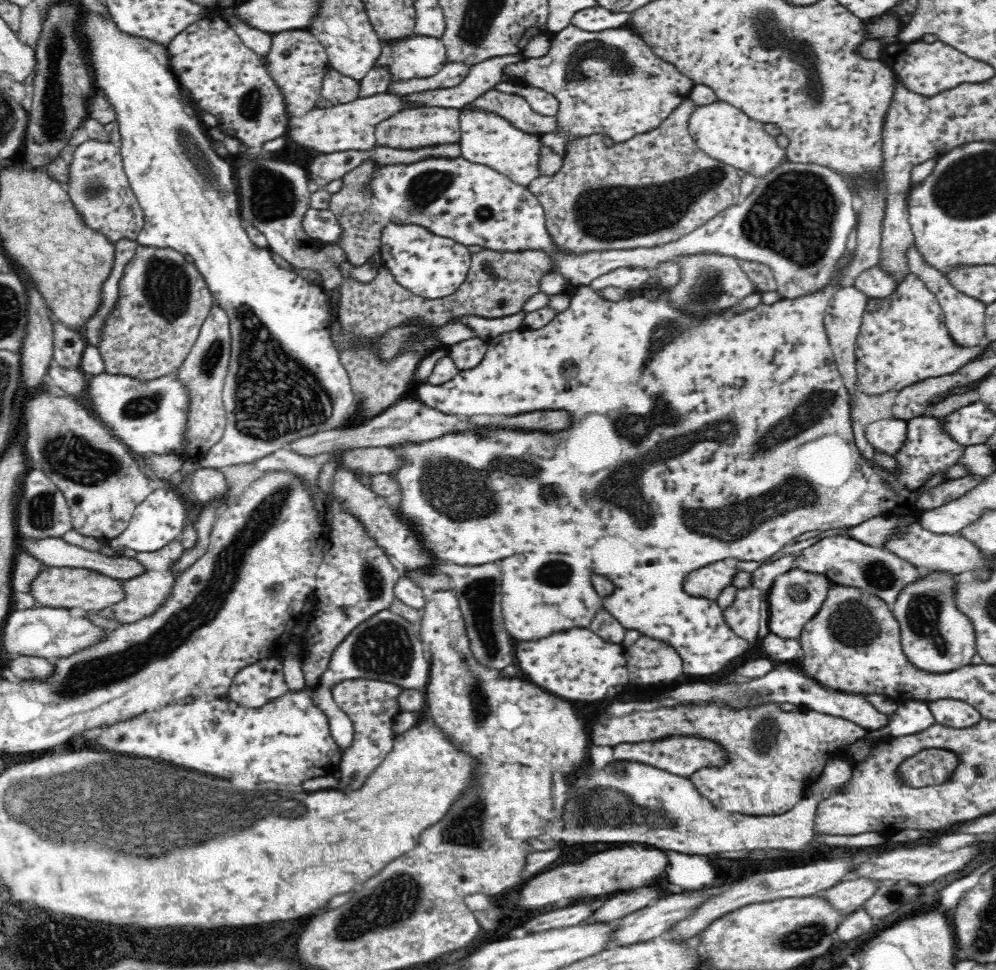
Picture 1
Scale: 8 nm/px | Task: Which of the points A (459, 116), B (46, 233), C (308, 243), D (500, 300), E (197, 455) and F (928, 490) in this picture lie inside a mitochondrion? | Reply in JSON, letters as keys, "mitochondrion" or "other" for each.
{"A":"other","B":"other","C":"other","D":"mitochondrion","E":"other","F":"other"}

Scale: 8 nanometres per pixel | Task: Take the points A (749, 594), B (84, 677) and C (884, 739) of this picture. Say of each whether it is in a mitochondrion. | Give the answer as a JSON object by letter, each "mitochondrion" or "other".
{"A":"other","B":"mitochondrion","C":"other"}

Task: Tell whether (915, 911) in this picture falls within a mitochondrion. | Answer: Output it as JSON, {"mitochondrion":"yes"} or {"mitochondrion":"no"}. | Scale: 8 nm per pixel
{"mitochondrion":"no"}

